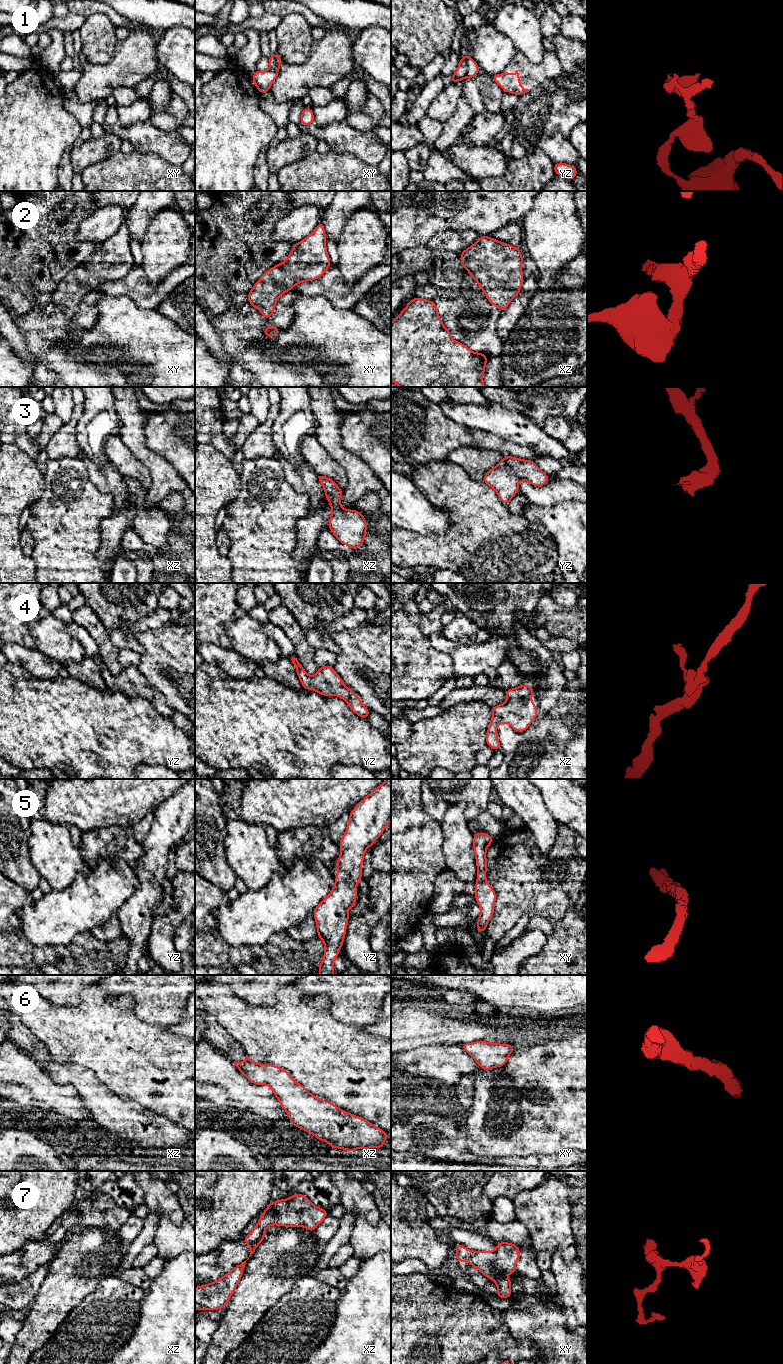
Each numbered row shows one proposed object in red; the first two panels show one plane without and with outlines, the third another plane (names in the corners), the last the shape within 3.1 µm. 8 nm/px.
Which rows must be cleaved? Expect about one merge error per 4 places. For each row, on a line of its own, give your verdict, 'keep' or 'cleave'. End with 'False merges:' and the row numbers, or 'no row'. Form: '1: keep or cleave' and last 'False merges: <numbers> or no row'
1: cleave
2: keep
3: keep
4: keep
5: keep
6: keep
7: keep
False merges: 1

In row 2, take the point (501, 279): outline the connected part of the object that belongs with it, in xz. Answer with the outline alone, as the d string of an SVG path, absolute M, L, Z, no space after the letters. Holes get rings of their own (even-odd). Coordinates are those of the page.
M480 236L460 254L460 259L487 300L501 312L505 311L524 282L524 258L519 248L490 236Z

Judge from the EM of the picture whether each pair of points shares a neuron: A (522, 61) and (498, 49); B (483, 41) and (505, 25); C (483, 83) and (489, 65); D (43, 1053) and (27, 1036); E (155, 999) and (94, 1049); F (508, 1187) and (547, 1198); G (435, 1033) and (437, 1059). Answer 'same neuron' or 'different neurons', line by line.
A: different neurons
B: different neurons
C: different neurons
D: same neuron
E: different neurons
F: different neurons
G: different neurons

